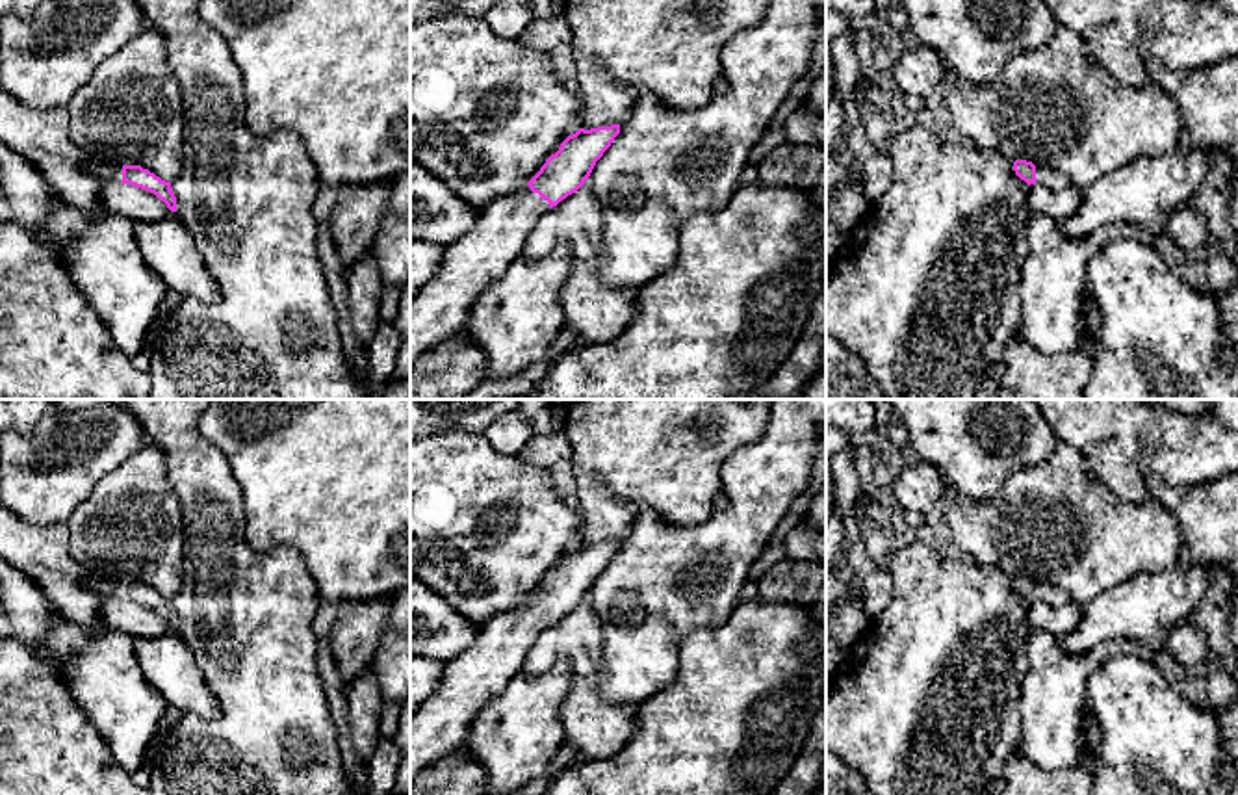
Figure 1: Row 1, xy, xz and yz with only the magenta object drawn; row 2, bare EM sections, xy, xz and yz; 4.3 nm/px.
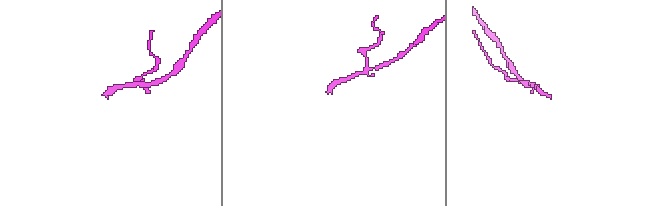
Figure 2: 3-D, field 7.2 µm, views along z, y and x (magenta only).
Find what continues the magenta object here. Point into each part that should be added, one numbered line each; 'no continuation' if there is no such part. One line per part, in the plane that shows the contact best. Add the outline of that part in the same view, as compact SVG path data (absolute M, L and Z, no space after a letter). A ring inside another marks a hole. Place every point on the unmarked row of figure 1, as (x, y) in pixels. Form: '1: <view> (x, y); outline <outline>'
1: xz (442, 723); outline M529 602L486 620L470 646L445 663L434 693L410 715L410 784L425 767L460 747L483 706L523 671L523 661L535 637L549 626L549 619Z

